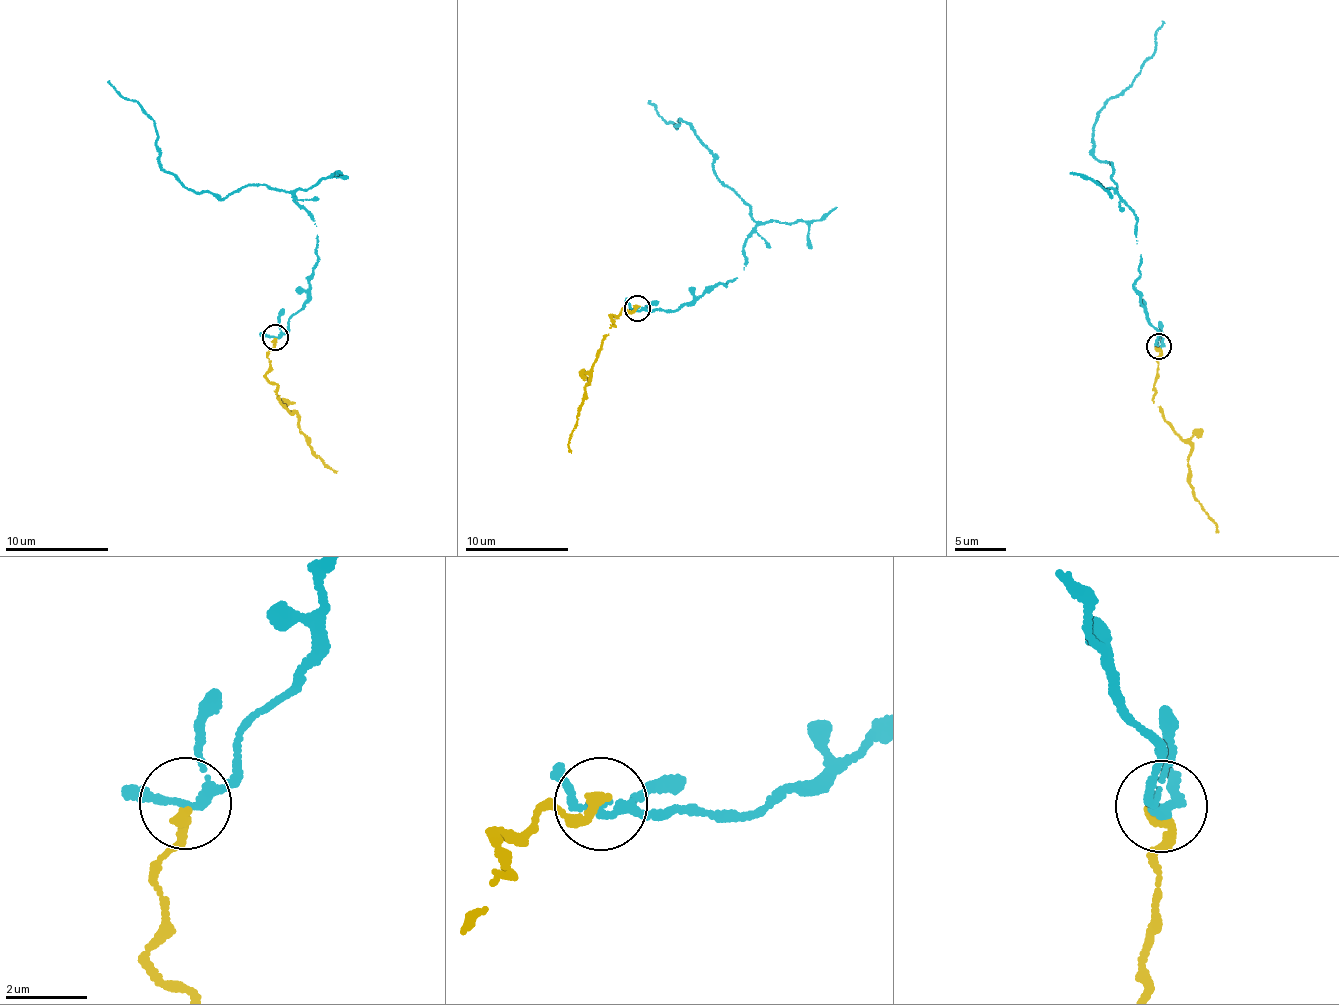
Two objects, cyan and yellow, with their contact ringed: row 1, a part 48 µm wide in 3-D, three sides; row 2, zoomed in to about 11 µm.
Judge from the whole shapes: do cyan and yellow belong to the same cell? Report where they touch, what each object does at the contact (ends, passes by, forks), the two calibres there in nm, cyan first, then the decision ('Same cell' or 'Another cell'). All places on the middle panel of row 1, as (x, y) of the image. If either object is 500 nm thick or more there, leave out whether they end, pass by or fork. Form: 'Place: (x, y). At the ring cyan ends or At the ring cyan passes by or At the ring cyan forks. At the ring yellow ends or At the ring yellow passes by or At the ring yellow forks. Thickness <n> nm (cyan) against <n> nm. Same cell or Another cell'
Place: (637, 308). At the ring cyan forks. At the ring yellow ends. Thickness 150 nm (cyan) against 280 nm. Same cell

